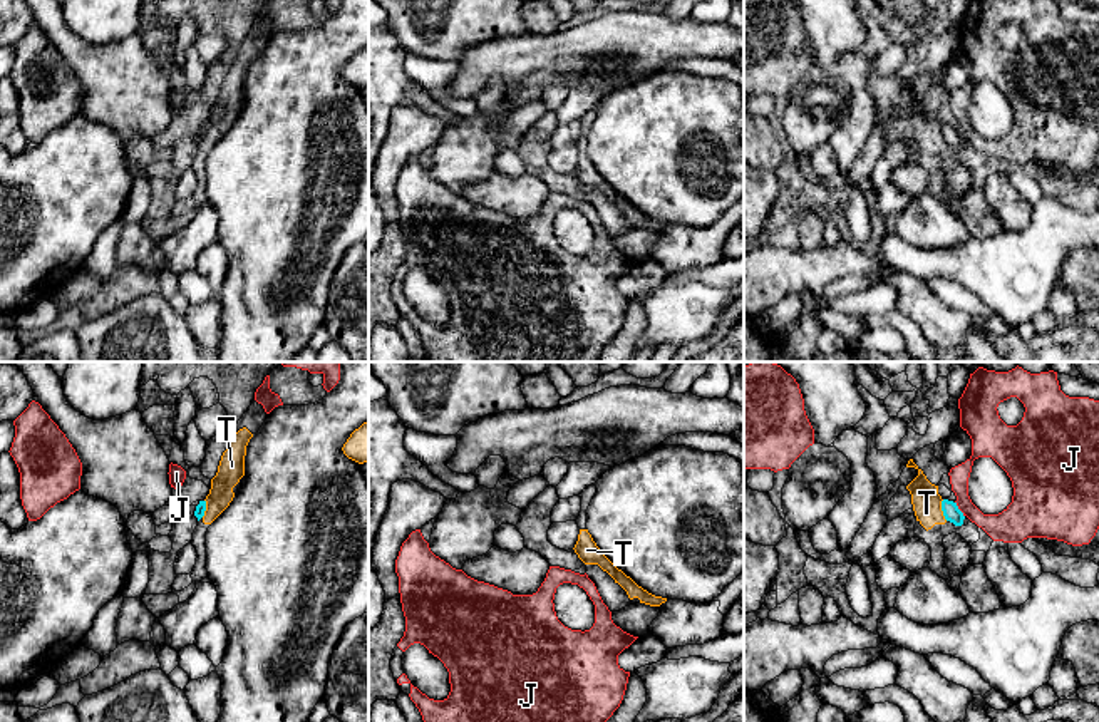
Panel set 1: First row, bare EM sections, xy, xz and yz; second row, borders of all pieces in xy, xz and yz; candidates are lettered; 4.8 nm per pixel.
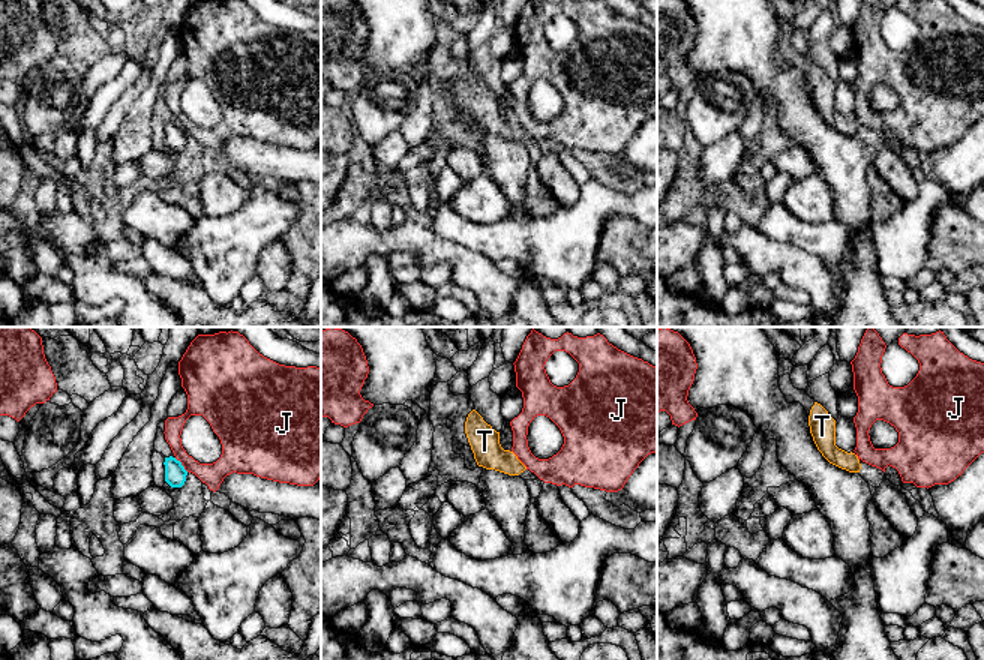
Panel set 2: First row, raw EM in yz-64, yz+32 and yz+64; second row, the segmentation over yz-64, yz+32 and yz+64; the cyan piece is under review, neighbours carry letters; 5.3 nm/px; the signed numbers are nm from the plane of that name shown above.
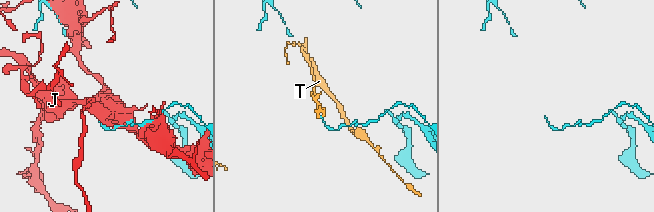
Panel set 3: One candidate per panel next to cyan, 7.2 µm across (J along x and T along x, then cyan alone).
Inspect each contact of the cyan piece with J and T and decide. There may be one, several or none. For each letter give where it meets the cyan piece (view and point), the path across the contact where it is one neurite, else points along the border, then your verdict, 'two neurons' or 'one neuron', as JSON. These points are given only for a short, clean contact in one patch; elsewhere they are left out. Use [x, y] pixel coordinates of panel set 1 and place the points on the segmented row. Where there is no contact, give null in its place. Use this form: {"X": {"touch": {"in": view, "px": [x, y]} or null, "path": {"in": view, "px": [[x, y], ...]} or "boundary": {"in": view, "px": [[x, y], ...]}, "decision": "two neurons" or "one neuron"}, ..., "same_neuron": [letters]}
{"J": {"touch": {"in": "yz", "px": [959, 510]}, "decision": "two neurons"}, "T": {"touch": {"in": "yz", "px": [942, 510]}, "boundary": {"in": "yz", "px": [[942, 500], [942, 515], [947, 520]]}, "decision": "two neurons"}, "same_neuron": []}

